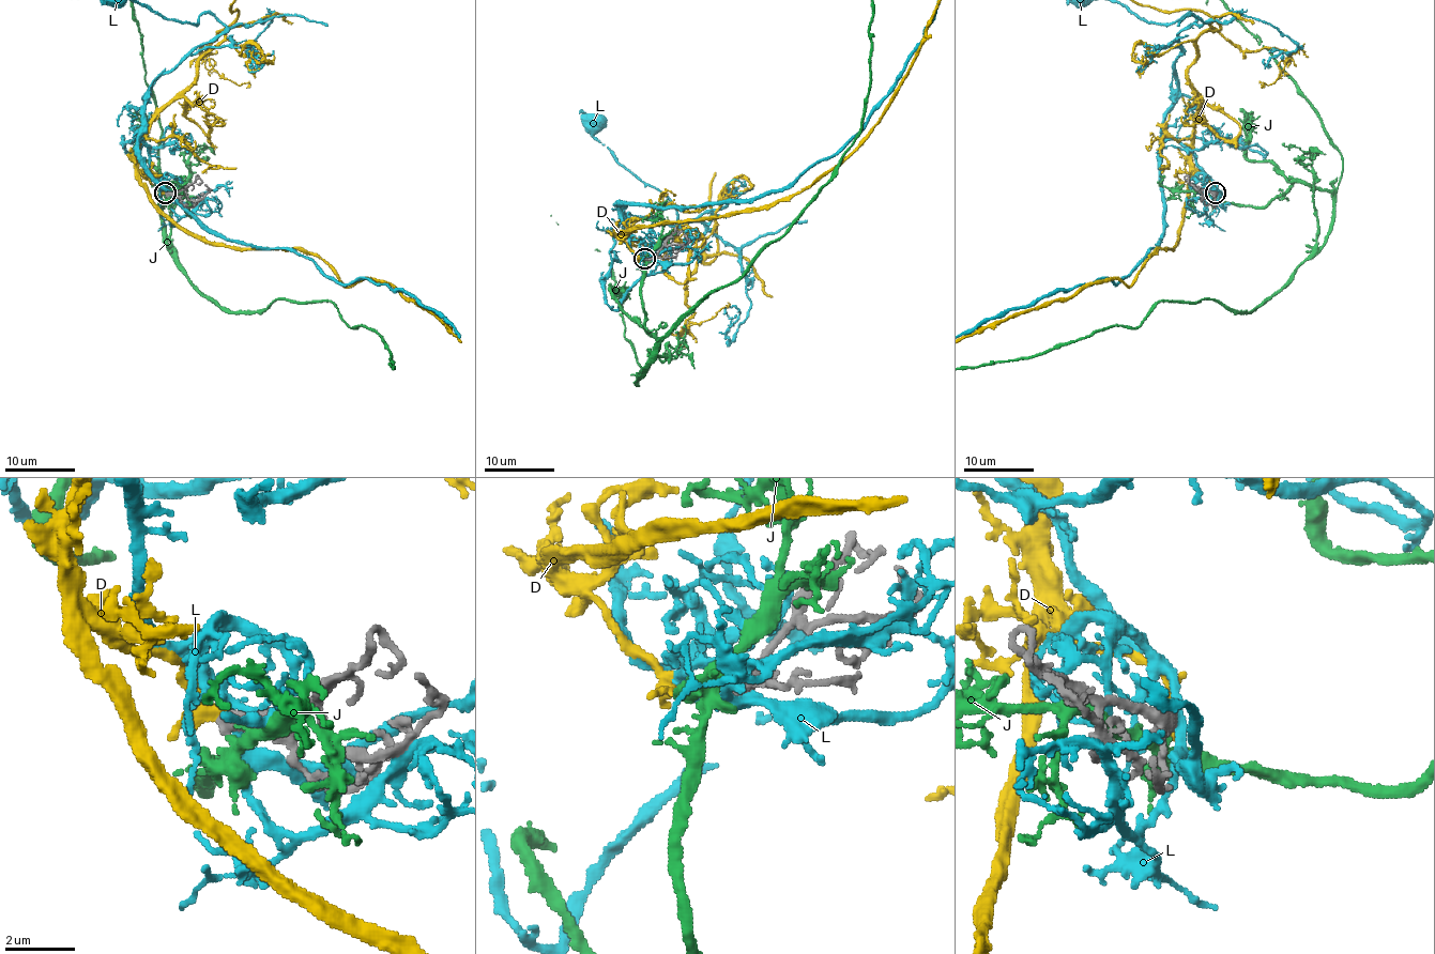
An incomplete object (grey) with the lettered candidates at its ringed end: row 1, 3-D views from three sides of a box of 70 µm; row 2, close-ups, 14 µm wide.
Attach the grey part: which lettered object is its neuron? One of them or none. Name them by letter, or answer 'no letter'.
D

